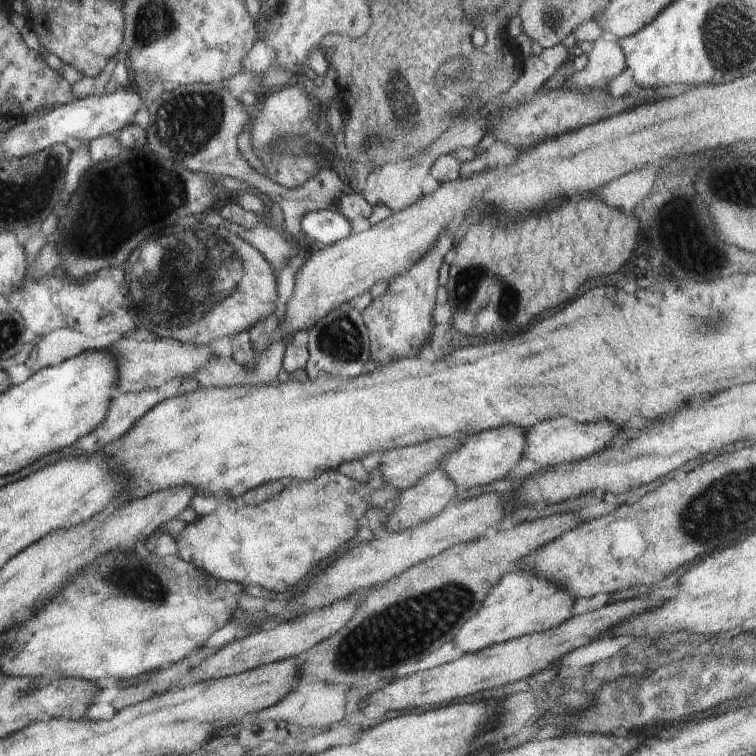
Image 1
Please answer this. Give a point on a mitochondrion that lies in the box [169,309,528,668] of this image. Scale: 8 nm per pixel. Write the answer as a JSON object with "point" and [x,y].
{"point":[339,340]}

